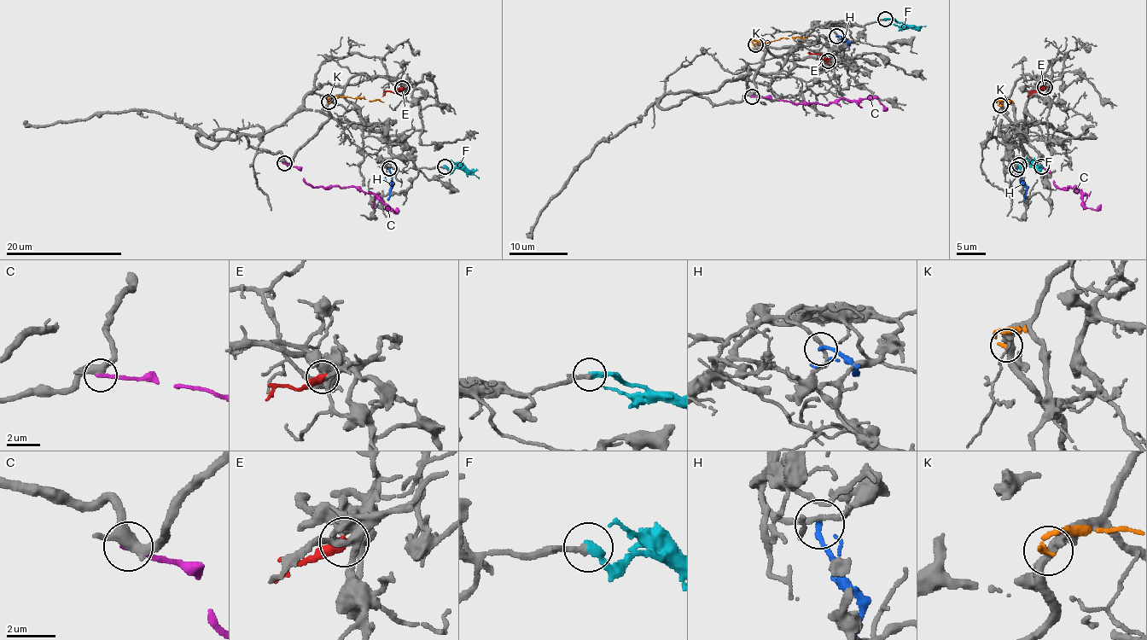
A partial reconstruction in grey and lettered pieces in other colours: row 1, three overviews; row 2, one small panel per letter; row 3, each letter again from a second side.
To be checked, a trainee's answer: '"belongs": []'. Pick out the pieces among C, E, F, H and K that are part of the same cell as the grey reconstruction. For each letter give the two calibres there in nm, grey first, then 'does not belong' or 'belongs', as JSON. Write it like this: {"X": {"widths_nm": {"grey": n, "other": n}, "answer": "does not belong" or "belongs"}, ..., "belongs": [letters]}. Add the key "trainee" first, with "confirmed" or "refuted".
{"trainee": "refuted", "C": {"widths_nm": {"grey": 380, "other": 240}, "answer": "does not belong"}, "E": {"widths_nm": {"grey": 500, "other": 440}, "answer": "does not belong"}, "F": {"widths_nm": {"grey": 280, "other": 320}, "answer": "belongs"}, "H": {"widths_nm": {"grey": 200, "other": 200}, "answer": "does not belong"}, "K": {"widths_nm": {"grey": 360, "other": 200}, "answer": "does not belong"}, "belongs": ["F"]}

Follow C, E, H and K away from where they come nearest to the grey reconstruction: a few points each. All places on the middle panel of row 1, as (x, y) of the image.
C: (751, 96), (765, 96), (792, 103), (876, 98), (885, 111)
E: (829, 60), (819, 54), (808, 52)
H: (836, 37), (849, 43)
K: (755, 43), (770, 43), (783, 37), (807, 37)

